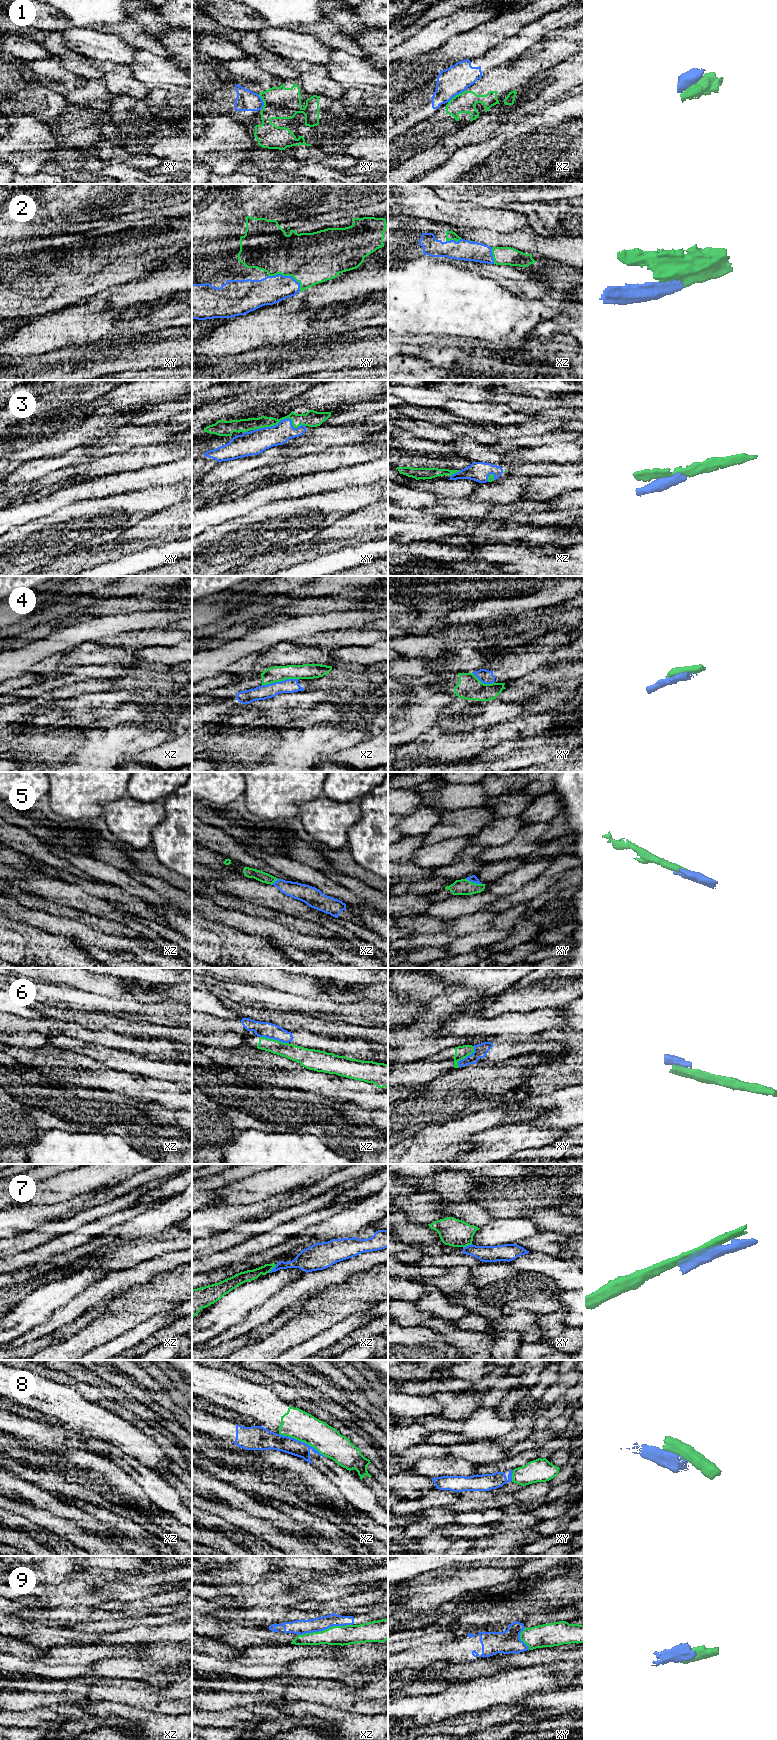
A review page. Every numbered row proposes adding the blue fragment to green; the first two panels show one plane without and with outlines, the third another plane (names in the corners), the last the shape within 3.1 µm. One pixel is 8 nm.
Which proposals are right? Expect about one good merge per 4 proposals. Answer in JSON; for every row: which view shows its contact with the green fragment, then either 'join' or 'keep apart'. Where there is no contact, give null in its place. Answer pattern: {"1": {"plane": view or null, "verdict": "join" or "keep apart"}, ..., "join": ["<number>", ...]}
{"1": {"plane": "xz", "verdict": "keep apart"}, "2": {"plane": "xy", "verdict": "join"}, "3": {"plane": "xy", "verdict": "join"}, "4": {"plane": "xz", "verdict": "keep apart"}, "5": {"plane": "xy", "verdict": "join"}, "6": {"plane": "xz", "verdict": "keep apart"}, "7": {"plane": "xy", "verdict": "keep apart"}, "8": {"plane": "xz", "verdict": "keep apart"}, "9": {"plane": "xz", "verdict": "keep apart"}, "join": ["2", "3", "5"]}

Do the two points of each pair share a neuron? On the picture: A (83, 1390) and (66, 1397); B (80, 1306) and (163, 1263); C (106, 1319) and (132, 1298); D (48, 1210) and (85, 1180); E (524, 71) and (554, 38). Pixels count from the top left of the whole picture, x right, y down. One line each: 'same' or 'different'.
A: different
B: same
C: same
D: different
E: same

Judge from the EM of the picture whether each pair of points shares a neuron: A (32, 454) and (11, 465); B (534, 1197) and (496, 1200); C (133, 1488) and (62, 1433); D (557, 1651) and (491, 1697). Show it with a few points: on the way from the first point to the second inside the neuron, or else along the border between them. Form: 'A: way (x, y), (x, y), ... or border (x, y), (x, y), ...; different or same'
A: way (27, 454), (21, 455), (16, 460); same
B: way (525, 1197), (505, 1197); same
C: border (62, 1449), (85, 1450), (107, 1459); different
D: border (560, 1660), (545, 1665), (514, 1668); different

